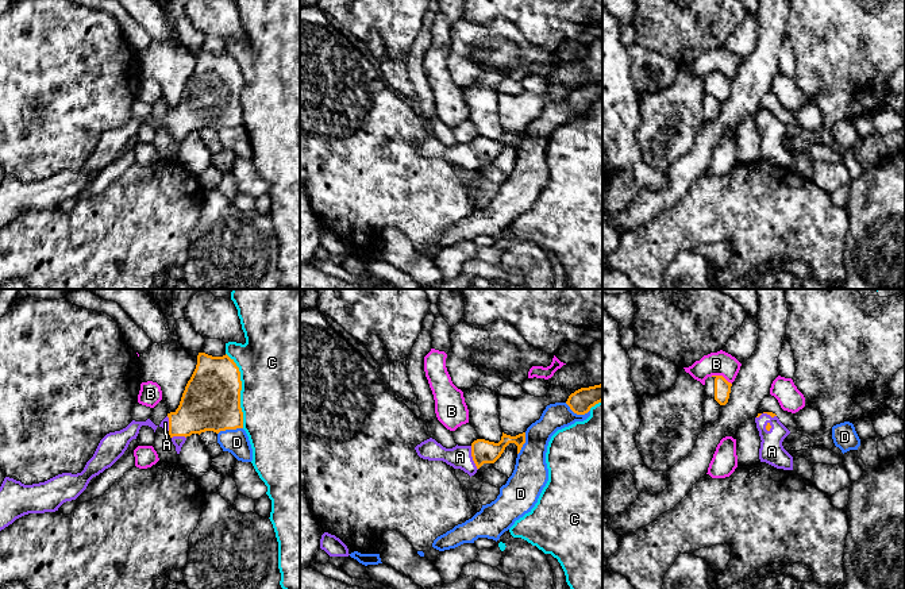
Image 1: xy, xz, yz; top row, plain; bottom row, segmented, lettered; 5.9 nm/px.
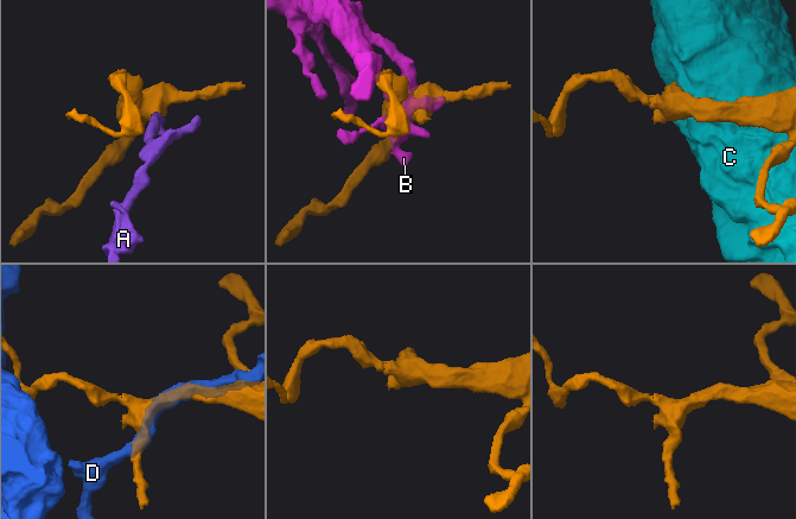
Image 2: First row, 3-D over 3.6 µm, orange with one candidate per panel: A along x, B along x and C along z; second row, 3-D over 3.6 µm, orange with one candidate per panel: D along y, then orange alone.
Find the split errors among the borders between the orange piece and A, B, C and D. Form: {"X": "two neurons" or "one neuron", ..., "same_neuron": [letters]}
{"A": "one neuron", "B": "two neurons", "C": "two neurons", "D": "two neurons", "same_neuron": ["A"]}

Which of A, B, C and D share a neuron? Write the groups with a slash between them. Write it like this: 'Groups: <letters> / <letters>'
Groups: A / B / C / D

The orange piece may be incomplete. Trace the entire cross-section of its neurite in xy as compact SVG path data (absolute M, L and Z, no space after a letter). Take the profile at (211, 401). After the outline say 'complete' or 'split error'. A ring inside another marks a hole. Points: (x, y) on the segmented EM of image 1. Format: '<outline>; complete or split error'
M199 353L178 408L159 424L169 432L177 454L192 434L243 428L240 390L240 372L234 359L227 354Z; split error

